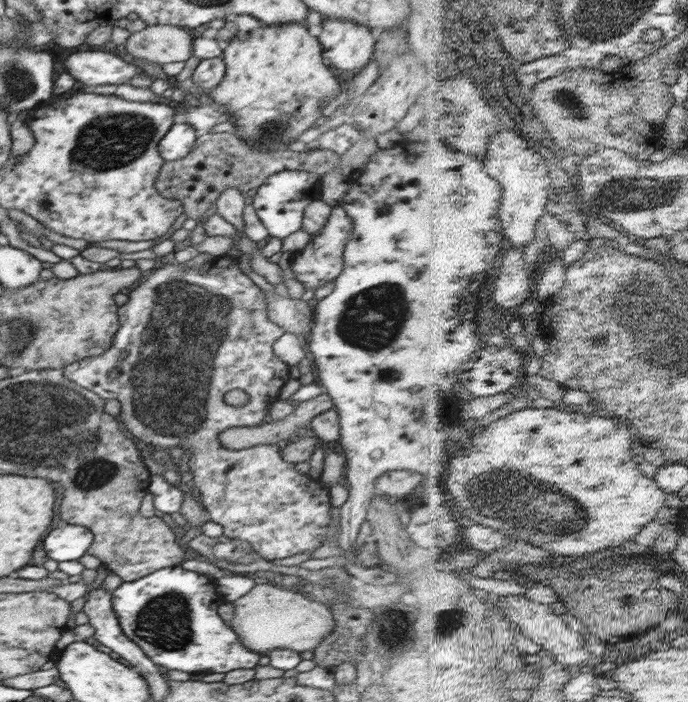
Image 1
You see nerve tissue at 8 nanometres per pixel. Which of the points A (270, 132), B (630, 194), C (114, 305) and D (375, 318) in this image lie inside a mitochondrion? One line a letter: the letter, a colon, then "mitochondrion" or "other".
A: mitochondrion
B: mitochondrion
C: other
D: mitochondrion

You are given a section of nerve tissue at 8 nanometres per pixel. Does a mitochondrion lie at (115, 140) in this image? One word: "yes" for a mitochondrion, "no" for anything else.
yes

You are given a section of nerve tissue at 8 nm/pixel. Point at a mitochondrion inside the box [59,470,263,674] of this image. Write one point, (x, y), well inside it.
(165, 622)

